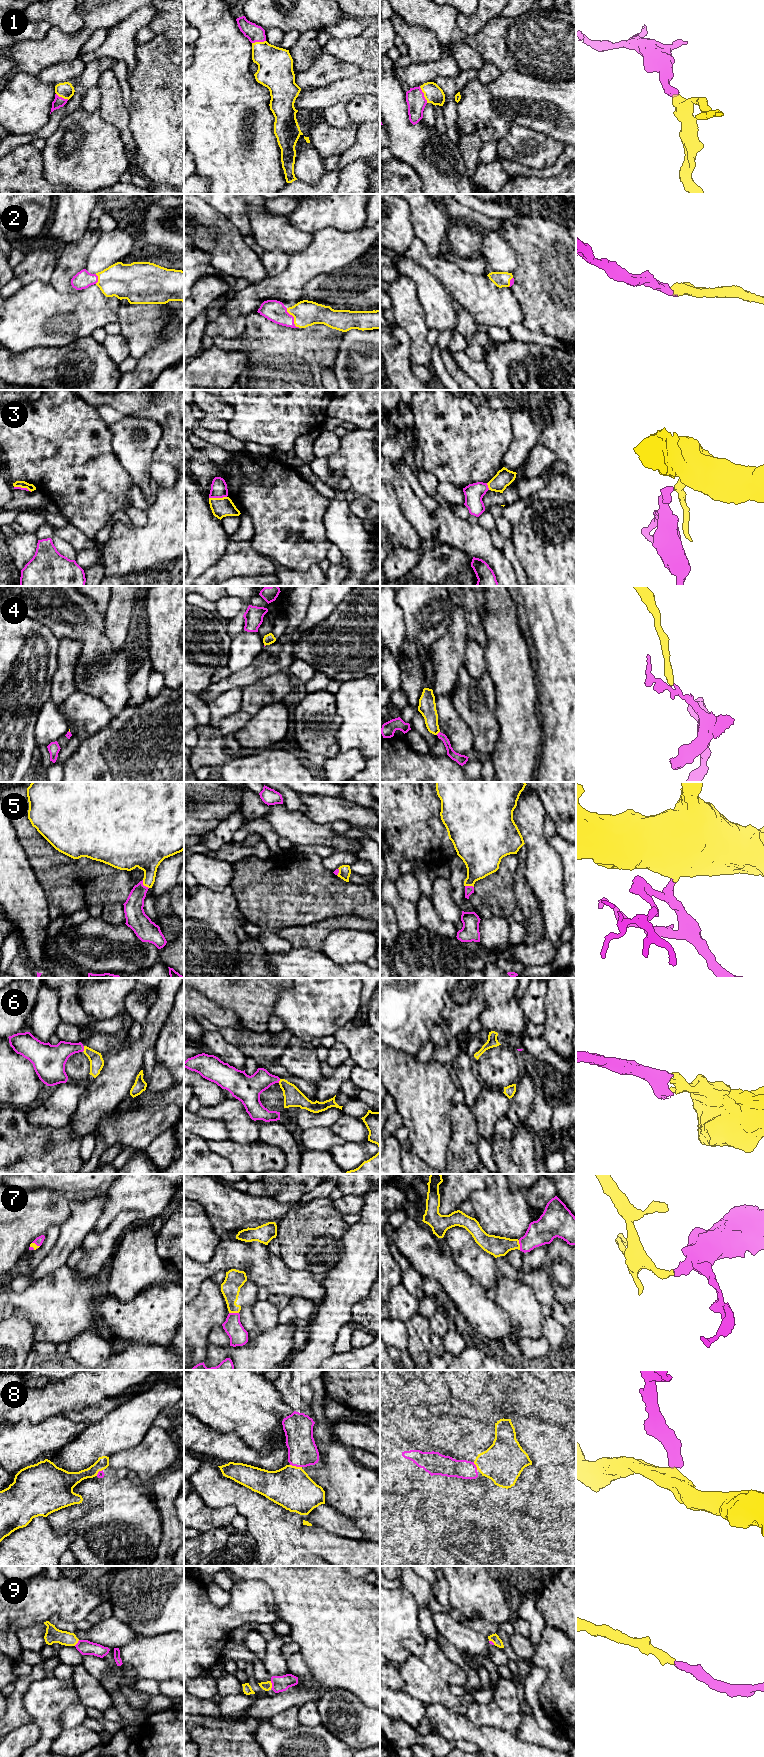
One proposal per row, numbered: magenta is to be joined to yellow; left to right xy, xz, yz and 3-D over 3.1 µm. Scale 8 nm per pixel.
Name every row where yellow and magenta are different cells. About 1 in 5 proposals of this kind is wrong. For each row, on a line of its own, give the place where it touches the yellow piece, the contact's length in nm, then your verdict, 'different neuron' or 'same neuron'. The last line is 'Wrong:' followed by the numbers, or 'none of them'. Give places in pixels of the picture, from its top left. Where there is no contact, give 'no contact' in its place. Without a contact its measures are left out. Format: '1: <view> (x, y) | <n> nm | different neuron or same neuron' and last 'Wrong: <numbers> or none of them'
1: yz (424, 94) | 150 nm | same neuron
2: xz (294, 319) | 190 nm | same neuron
3: xz (217, 498) | 140 nm | different neuron
4: yz (437, 733) | 40 nm | different neuron
5: xy (144, 885) | 90 nm | same neuron
6: xy (84, 1049) | 50 nm | same neuron
7: xz (234, 1312) | 80 nm | same neuron
8: xz (296, 1467) | 100 nm | same neuron
9: xz (271, 1685) | 60 nm | same neuron
Wrong: 3, 4

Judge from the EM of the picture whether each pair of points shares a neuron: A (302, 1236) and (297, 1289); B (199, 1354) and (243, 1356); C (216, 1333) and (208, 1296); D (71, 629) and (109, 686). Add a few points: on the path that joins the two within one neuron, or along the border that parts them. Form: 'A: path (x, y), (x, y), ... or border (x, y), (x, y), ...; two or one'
A: border (280, 1256), (294, 1270), (309, 1270), (322, 1274); two
B: border (207, 1345), (207, 1357), (205, 1359); two
C: border (220, 1323), (217, 1323), (211, 1329), (207, 1343); two
D: path (86, 639), (97, 651), (102, 663), (101, 671); one

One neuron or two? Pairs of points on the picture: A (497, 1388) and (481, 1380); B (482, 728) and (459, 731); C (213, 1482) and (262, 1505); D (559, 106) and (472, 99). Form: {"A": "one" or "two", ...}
{"A": "two", "B": "two", "C": "one", "D": "one"}

